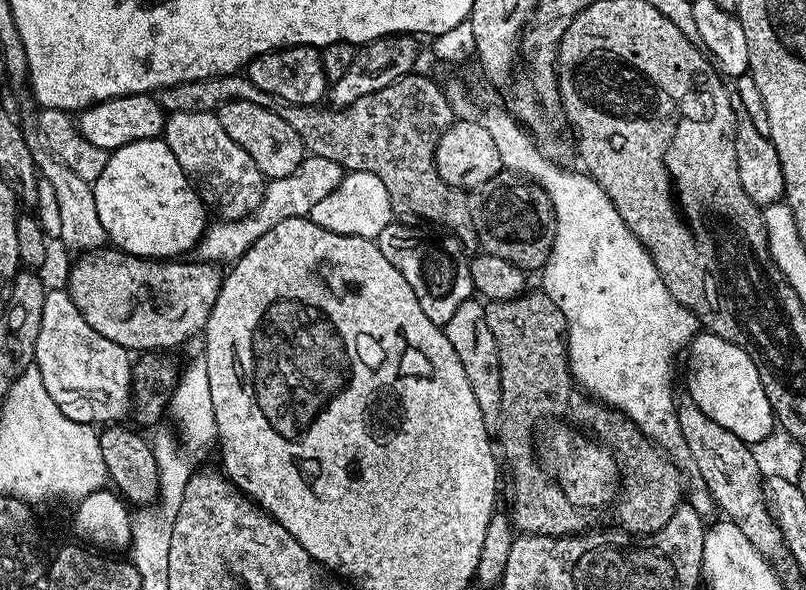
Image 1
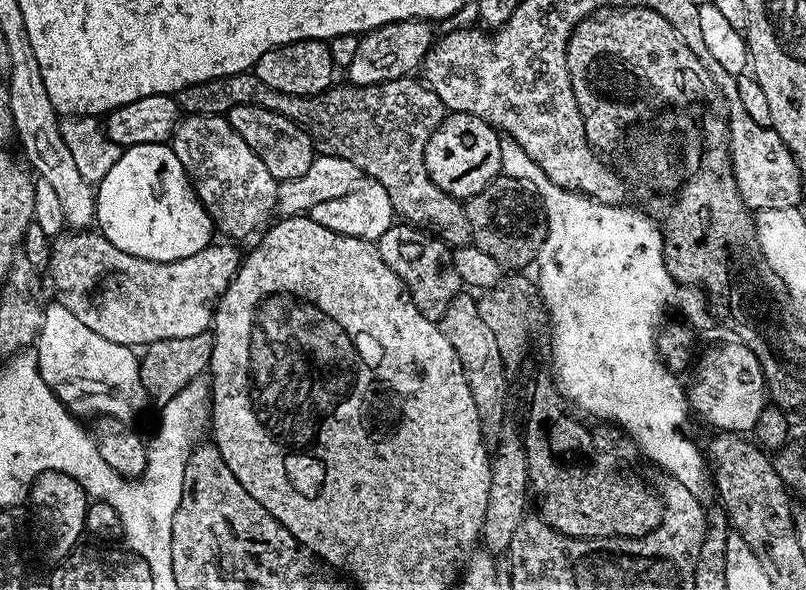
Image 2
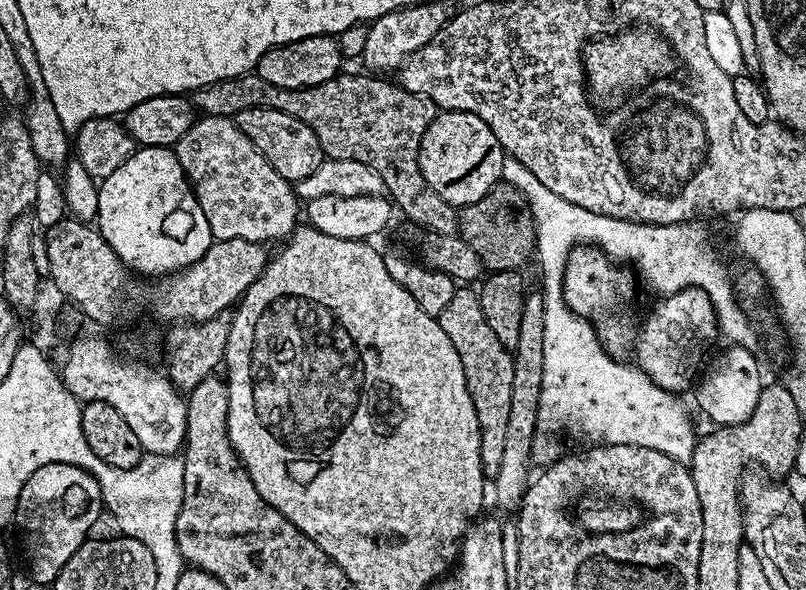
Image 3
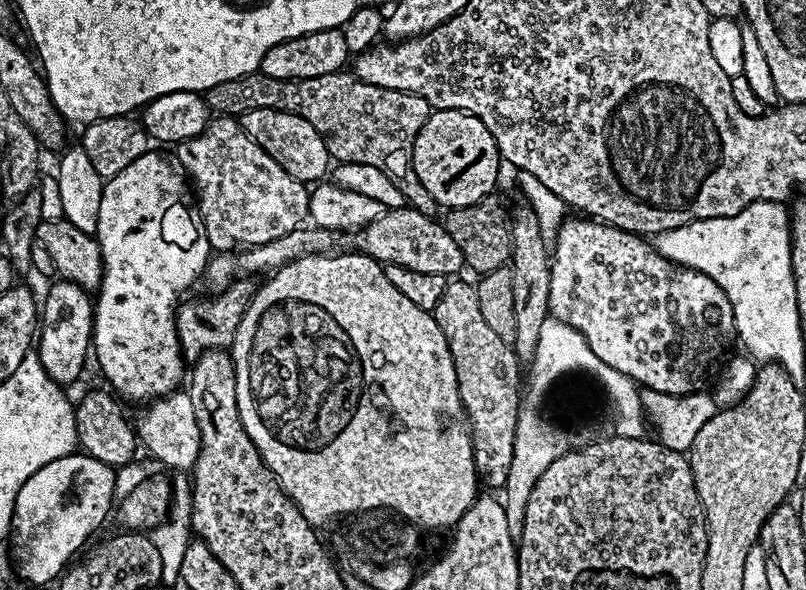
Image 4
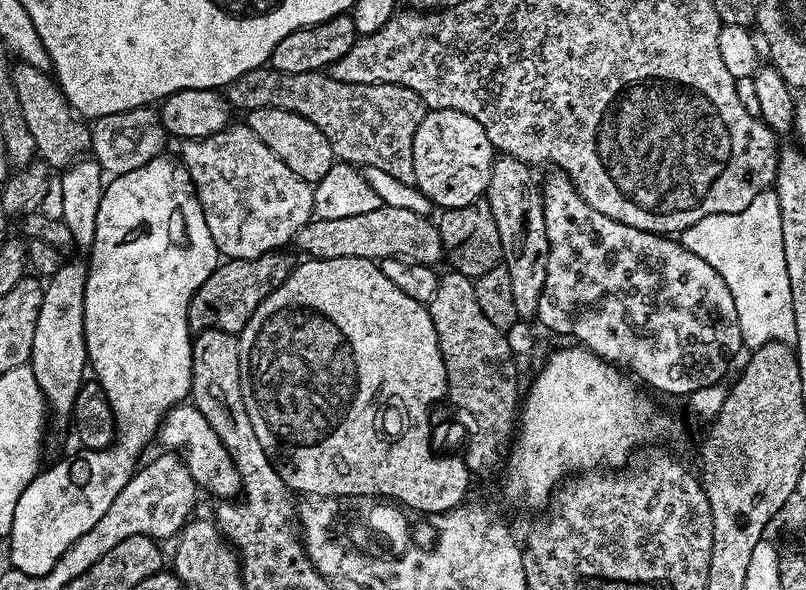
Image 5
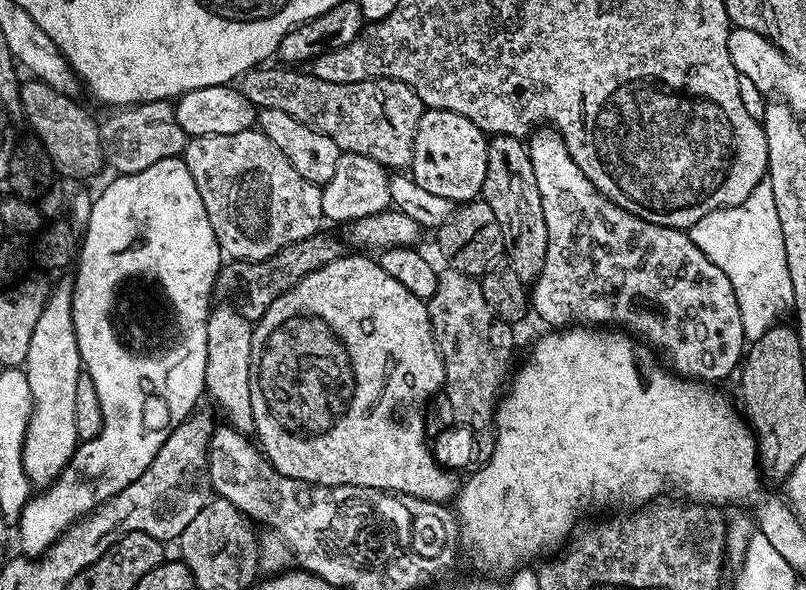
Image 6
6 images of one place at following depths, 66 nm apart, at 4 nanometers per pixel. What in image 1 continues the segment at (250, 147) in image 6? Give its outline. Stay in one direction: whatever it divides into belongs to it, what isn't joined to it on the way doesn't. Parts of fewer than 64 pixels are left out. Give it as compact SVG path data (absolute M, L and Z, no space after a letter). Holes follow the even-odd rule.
M215 112L171 113L165 119L162 139L166 146L170 146L170 154L178 158L178 166L182 166L200 199L213 213L217 212L220 220L237 220L248 216L258 206L258 202L262 202L266 177L258 170L258 166L254 166L254 158L250 158L250 154L246 154L246 150L242 150L242 146L238 146L238 142L234 142L234 138L226 134L226 130L222 130L222 122L218 122Z

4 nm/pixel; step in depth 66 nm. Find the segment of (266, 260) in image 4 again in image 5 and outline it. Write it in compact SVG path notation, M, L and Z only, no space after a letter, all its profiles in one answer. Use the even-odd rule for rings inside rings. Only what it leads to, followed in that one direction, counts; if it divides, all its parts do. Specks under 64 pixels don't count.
M381 204L378 210L370 210L370 214L354 214L351 218L326 218L308 221L308 225L298 232L294 248L307 254L314 260L326 258L366 258L377 262L386 258L398 258L414 264L439 265L439 260L445 259L444 246L440 237L440 229L431 219L422 214L414 214L414 210L401 210L398 206Z

